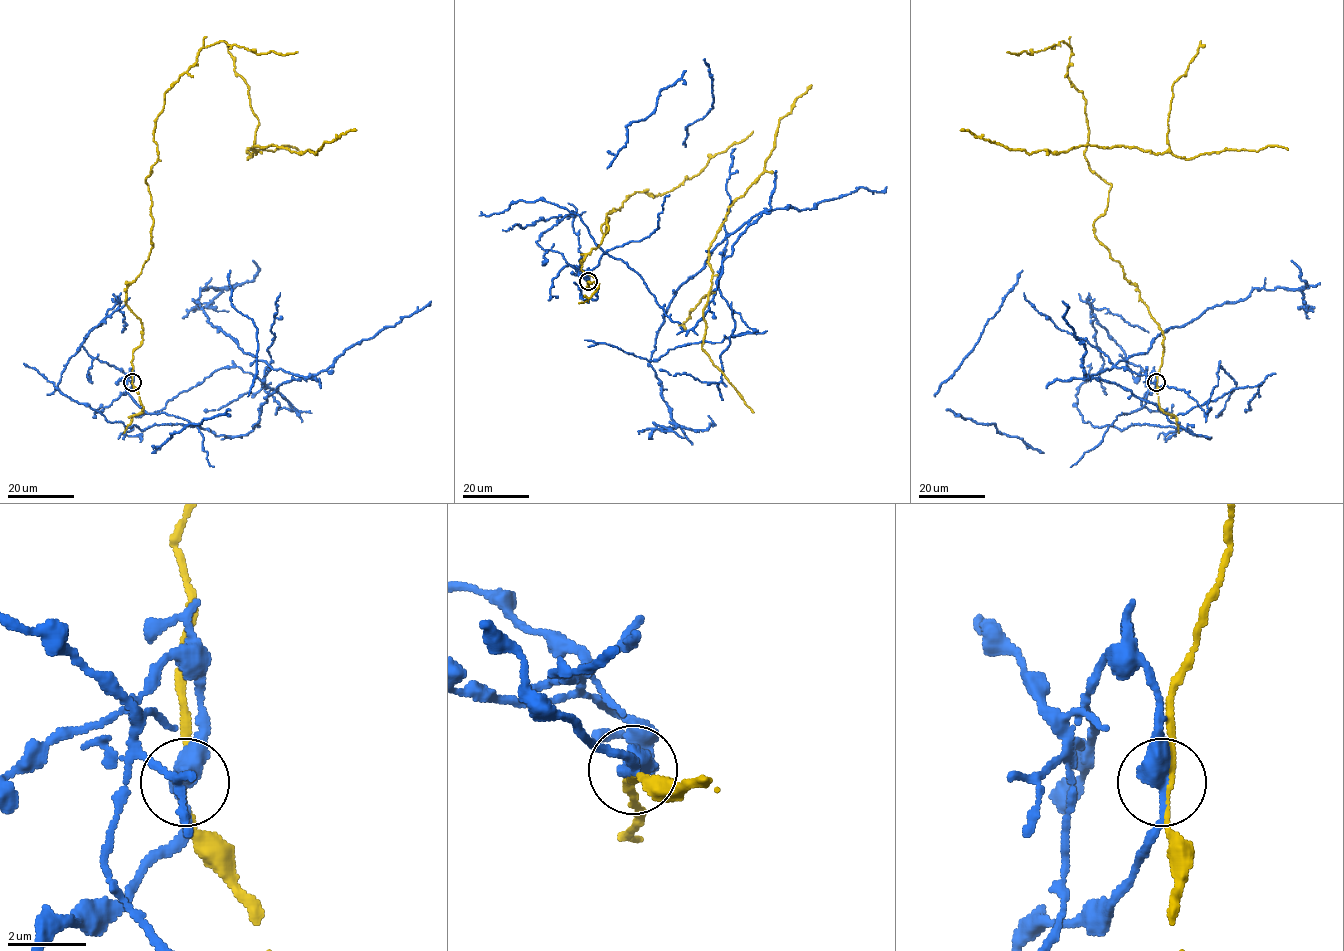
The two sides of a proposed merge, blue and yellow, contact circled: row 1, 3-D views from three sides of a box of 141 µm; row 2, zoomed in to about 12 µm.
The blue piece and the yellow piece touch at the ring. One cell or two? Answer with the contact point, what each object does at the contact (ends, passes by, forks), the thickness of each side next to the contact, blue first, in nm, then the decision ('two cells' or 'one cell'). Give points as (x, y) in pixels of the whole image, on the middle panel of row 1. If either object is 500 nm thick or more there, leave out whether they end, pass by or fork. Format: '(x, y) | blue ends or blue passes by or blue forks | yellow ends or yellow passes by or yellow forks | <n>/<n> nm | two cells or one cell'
(588, 281) | blue passes by | yellow passes by | 420/130 nm | two cells

